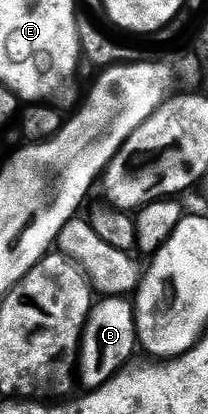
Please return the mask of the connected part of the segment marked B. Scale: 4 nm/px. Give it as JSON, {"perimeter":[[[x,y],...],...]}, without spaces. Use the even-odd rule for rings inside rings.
{"perimeter":[[[105,297],[94,302],[81,330],[81,339],[75,358],[77,379],[85,389],[101,387],[112,375],[133,357],[133,350],[138,350],[137,320],[133,317],[133,305],[125,297]]]}

